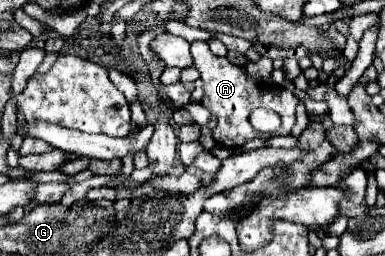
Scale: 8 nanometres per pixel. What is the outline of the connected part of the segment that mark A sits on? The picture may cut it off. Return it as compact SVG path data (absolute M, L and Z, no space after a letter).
M193 41L193 59L195 59L195 69L201 73L203 85L205 85L205 97L201 101L201 105L205 109L211 111L211 115L217 115L217 125L213 129L213 139L215 143L223 145L223 147L241 147L247 141L253 141L257 137L261 137L259 131L255 131L251 127L251 123L247 121L251 111L257 107L267 107L271 111L275 111L277 115L281 115L283 125L277 129L275 135L291 135L291 129L295 125L295 107L297 107L297 97L285 89L285 87L267 87L267 85L259 85L257 81L249 79L249 75L245 73L243 67L233 65L227 57L215 57L209 51L209 45L205 41Z

